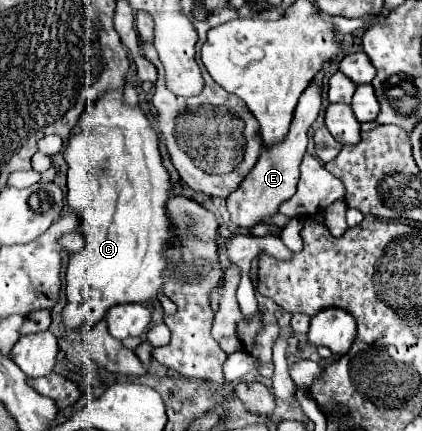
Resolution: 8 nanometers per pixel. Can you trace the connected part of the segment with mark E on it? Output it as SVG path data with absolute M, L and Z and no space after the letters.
M311 83L303 91L303 95L299 97L297 109L295 109L291 129L289 129L287 137L283 139L283 143L277 143L271 149L261 151L255 167L243 179L239 189L227 197L227 211L231 215L231 223L235 223L239 229L251 229L257 223L263 223L265 219L273 217L279 211L279 205L283 201L291 199L291 195L295 193L295 185L299 181L299 163L301 163L305 149L307 149L307 131L309 131L311 123L317 119L319 109L321 109L321 93L319 91L321 89L317 83Z

